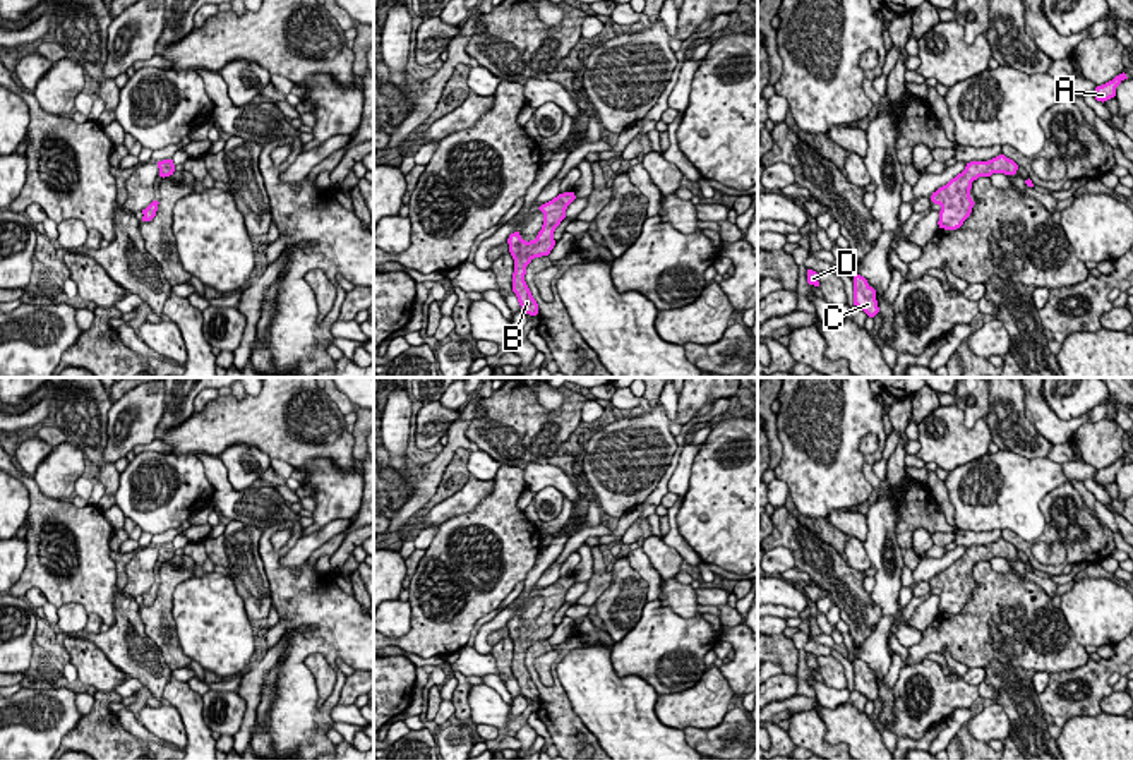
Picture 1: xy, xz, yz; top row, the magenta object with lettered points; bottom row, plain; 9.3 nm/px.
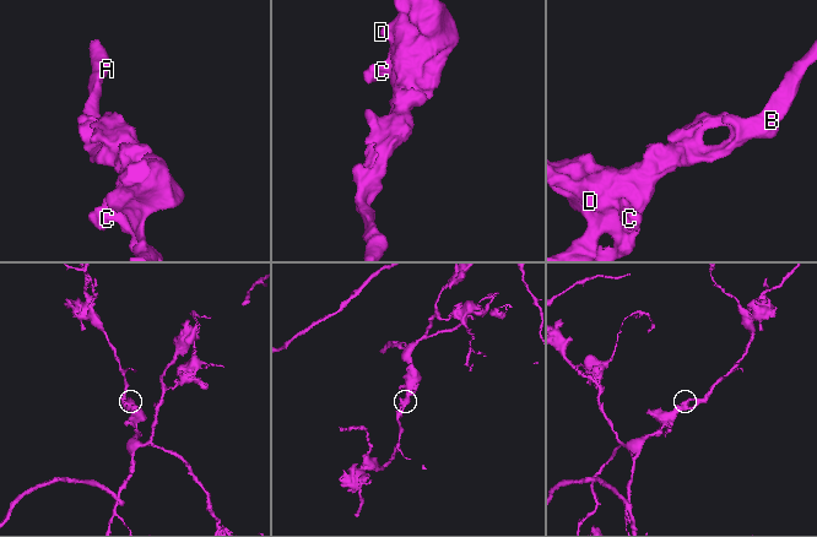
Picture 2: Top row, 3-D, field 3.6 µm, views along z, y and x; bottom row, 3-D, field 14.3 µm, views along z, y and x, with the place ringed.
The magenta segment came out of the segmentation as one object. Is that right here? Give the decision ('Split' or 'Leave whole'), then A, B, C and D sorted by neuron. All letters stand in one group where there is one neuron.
Leave whole. Groups: A B C D

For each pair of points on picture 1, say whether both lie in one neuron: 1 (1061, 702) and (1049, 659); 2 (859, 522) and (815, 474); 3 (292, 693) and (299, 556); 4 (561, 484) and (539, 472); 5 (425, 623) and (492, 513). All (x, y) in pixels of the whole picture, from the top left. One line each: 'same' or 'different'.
1: different
2: different
3: different
4: same
5: same

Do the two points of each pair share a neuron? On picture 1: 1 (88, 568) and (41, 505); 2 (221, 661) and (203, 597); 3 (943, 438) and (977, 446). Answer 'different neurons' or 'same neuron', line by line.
1: same neuron
2: same neuron
3: same neuron

